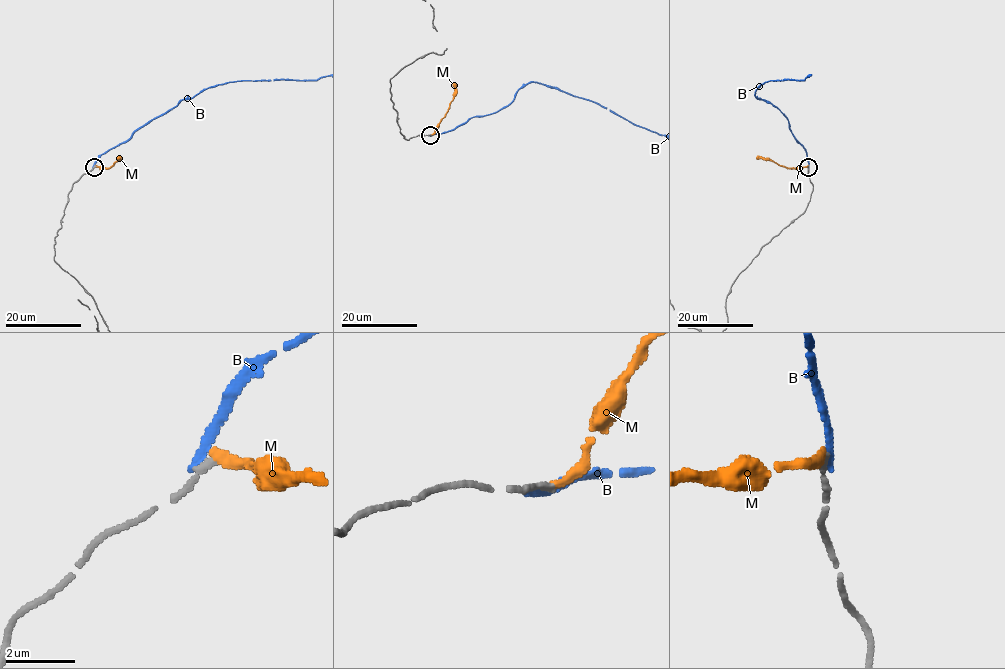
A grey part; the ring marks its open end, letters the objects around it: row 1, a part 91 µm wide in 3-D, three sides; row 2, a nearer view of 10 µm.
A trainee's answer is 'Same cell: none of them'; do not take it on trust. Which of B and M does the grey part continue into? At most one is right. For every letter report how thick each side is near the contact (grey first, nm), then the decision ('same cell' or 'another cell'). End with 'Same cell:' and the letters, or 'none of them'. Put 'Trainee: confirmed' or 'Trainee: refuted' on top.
Trainee: confirmed
B: calibres 190 and 240 nm; another cell
M: calibres 180 and 260 nm; another cell
Same cell: none of them

